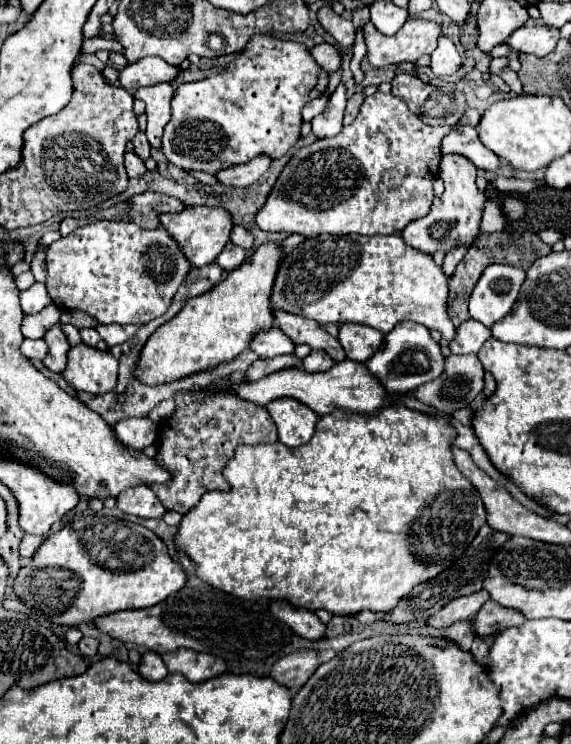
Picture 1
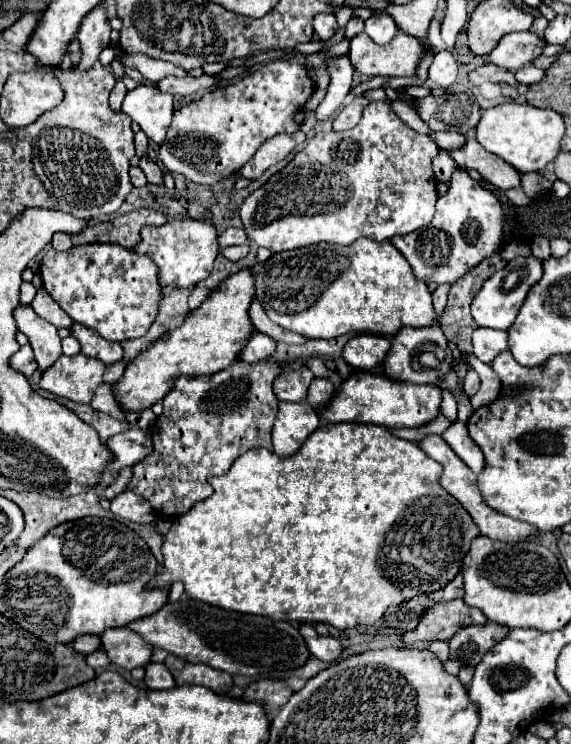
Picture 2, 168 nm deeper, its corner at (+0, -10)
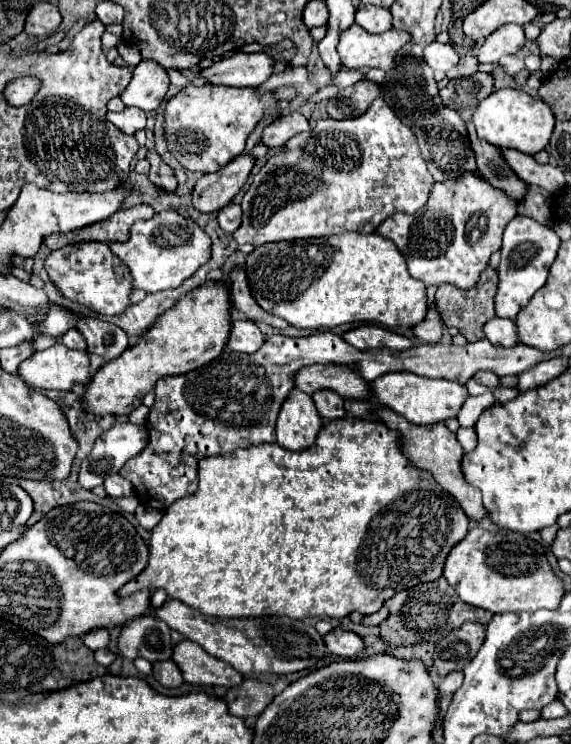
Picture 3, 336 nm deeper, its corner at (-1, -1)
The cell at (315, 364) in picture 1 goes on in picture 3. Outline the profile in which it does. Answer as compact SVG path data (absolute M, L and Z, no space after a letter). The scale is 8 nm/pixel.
M322 389L320 393L314 393L312 395L314 403L316 403L316 409L320 413L322 419L326 421L334 421L334 419L342 419L344 417L344 401L342 397L336 397L336 393L328 391L328 389Z

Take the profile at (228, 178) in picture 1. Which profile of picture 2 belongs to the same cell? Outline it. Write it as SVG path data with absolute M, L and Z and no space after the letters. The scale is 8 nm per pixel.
M295 132L295 134L279 134L275 138L271 138L271 142L265 142L257 154L251 158L251 162L247 162L247 166L241 168L241 176L247 180L257 180L267 168L279 164L281 160L285 160L293 150L301 148L305 142L305 134L303 132Z

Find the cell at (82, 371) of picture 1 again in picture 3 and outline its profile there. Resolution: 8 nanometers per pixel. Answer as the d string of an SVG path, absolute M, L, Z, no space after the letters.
M56 343L22 361L18 375L32 389L70 391L74 385L86 385L90 381L92 375L88 367L86 351L72 351L66 345Z

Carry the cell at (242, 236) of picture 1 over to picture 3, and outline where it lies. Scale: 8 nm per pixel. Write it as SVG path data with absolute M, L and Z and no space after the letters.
M228 203L218 211L218 223L226 233L234 233L240 227L240 217L242 217L242 211L238 203Z

